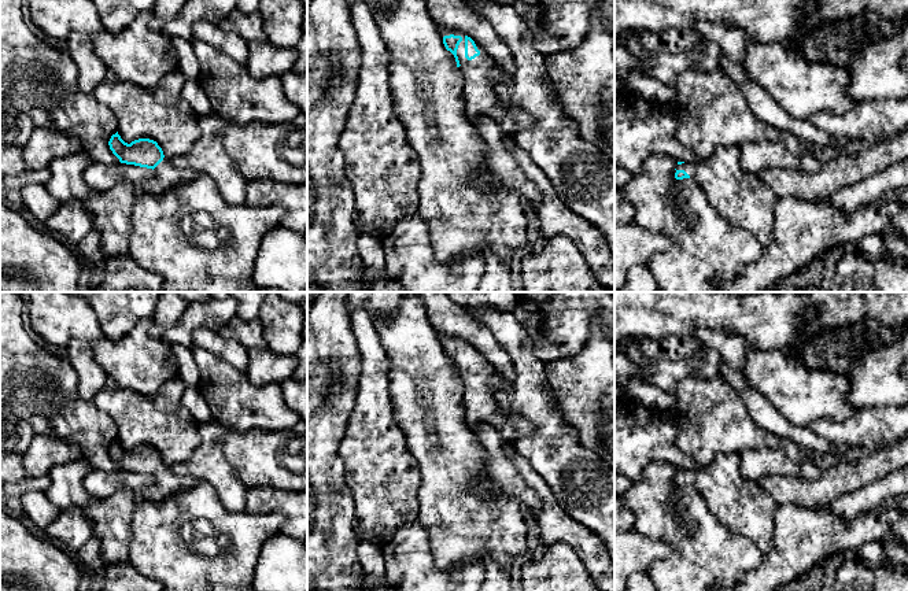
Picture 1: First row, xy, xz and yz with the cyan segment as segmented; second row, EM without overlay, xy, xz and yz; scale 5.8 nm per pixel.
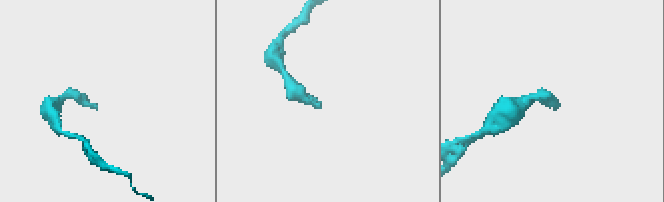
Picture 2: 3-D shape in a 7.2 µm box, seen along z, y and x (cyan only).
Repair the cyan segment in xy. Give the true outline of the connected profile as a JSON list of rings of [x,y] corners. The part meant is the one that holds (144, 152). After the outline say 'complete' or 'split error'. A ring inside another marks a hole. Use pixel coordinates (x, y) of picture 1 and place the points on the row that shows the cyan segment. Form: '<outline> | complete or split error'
[[[118,132],[108,141],[110,149],[121,163],[152,169],[150,178],[139,186],[140,191],[151,195],[163,195],[174,191],[180,184],[188,184],[198,177],[198,171],[176,167],[170,159],[163,155],[156,141],[139,138],[130,144],[125,143]]] | split error

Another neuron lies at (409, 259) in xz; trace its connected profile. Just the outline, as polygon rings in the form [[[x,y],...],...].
[[[418,213],[403,217],[381,244],[385,273],[406,292],[477,292],[484,274],[483,254],[440,262]]]

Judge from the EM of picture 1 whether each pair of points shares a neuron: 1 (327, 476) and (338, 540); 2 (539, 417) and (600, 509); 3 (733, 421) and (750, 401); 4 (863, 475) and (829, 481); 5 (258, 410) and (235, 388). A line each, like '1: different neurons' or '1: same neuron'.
1: same neuron
2: same neuron
3: different neurons
4: same neuron
5: same neuron

